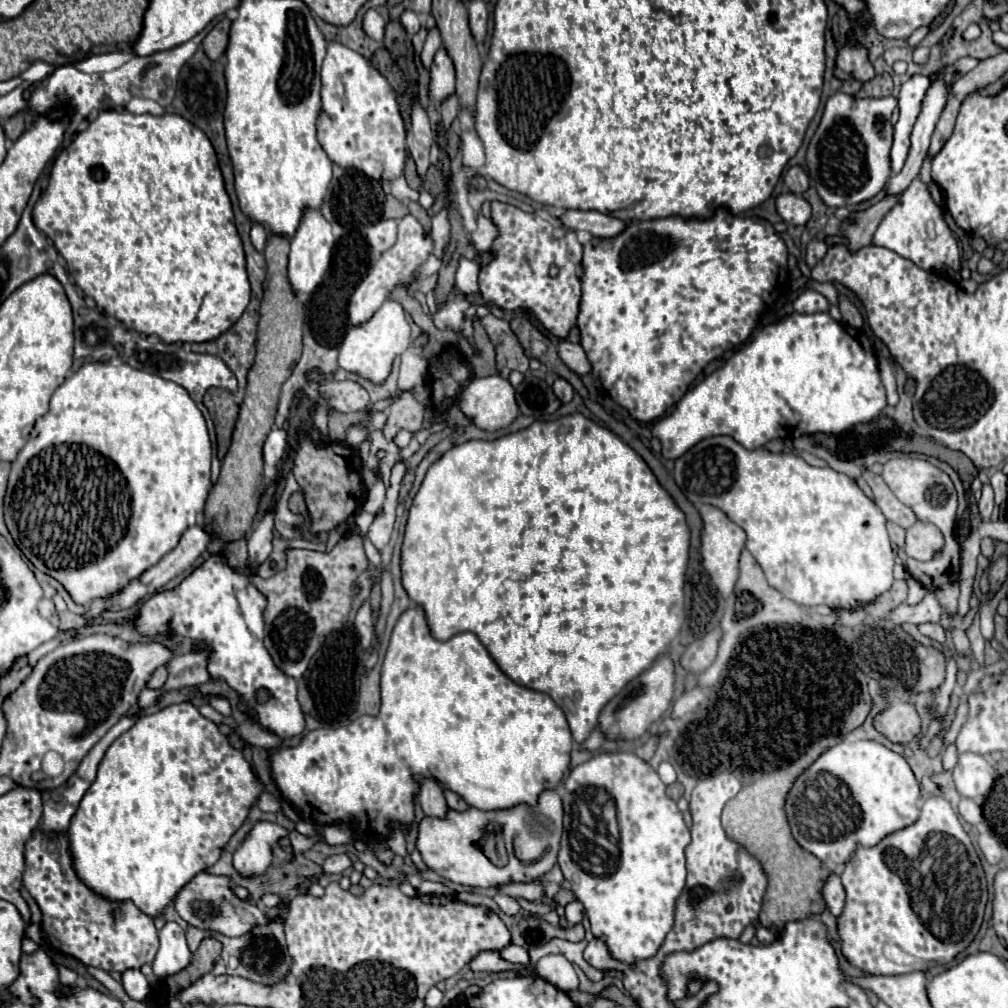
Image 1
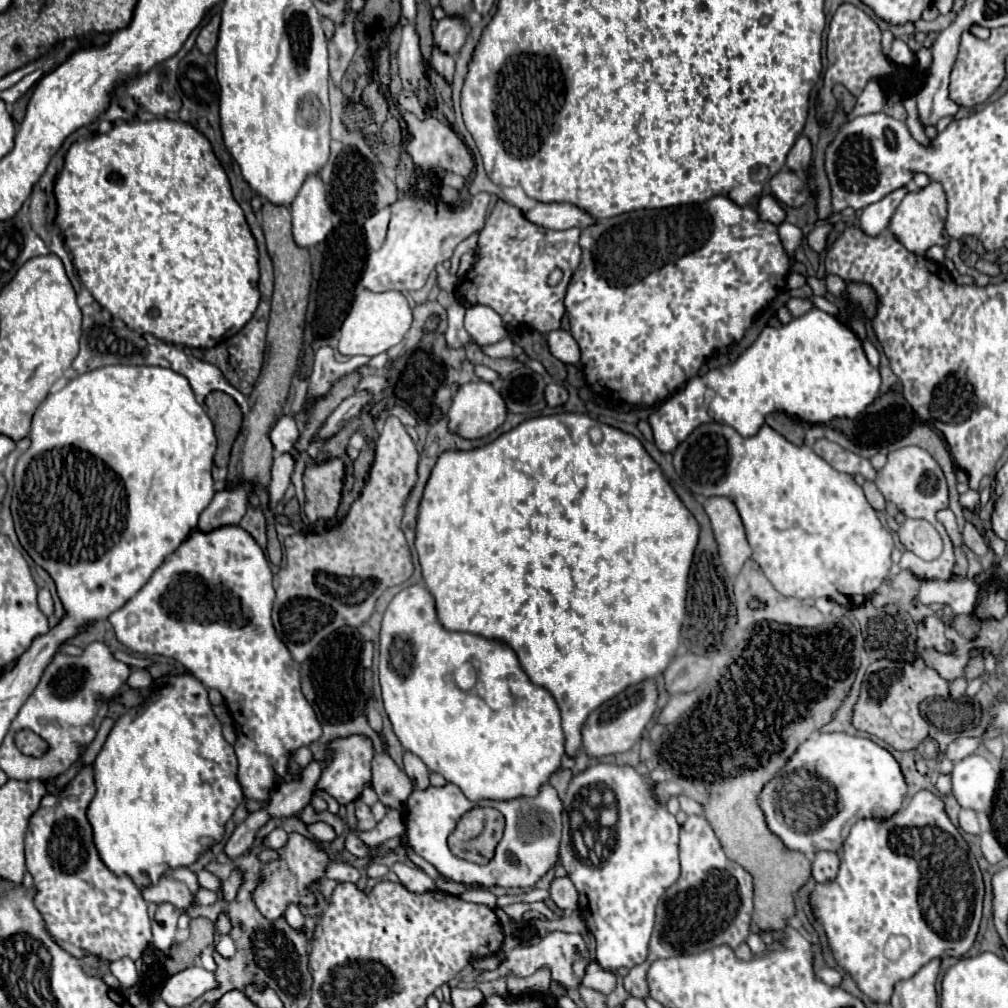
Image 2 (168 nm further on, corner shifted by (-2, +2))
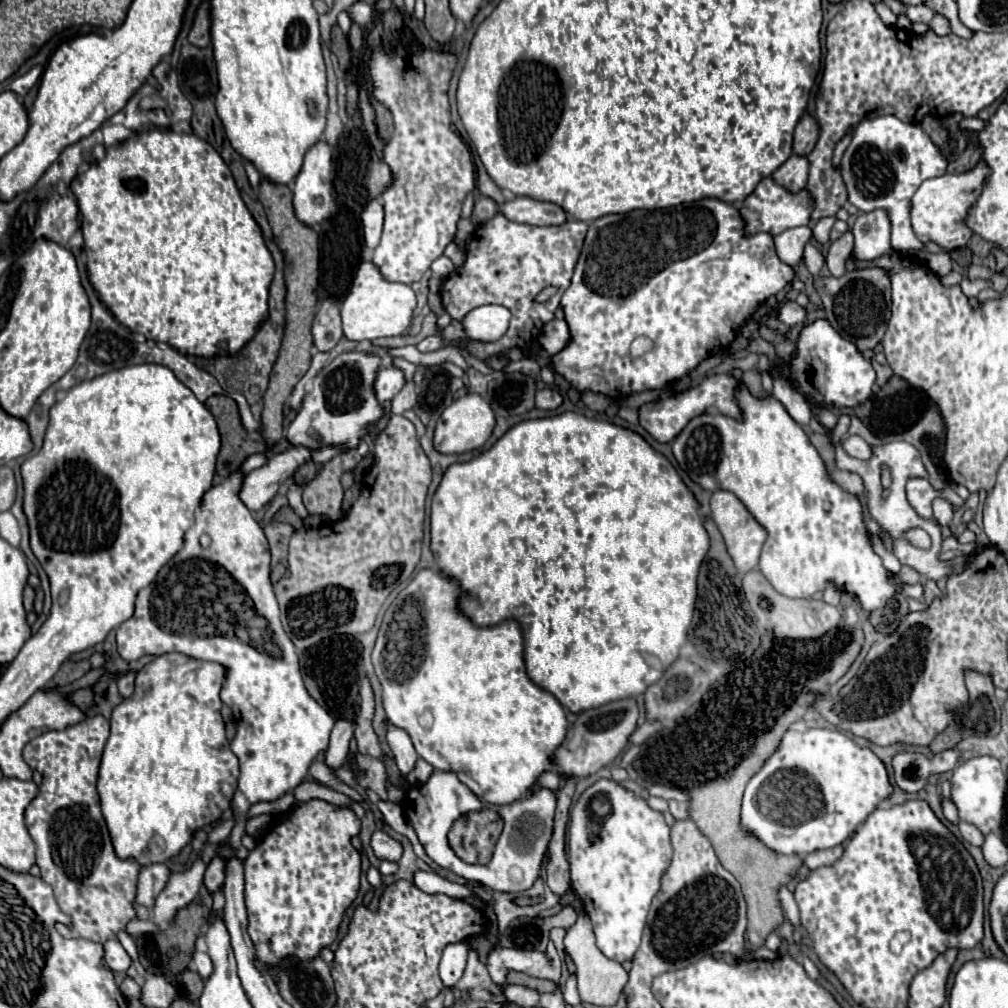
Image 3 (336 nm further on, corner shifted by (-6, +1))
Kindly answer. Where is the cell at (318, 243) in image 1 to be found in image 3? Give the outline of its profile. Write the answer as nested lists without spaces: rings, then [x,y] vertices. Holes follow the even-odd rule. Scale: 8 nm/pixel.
[[[318,141],[304,159],[302,171],[294,181],[294,213],[300,223],[308,227],[316,227],[324,223],[332,215],[332,153],[326,141]]]

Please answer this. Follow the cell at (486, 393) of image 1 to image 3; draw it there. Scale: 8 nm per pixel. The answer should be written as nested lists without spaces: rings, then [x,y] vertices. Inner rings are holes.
[[[466,393],[440,415],[434,431],[434,447],[442,453],[464,453],[464,451],[478,449],[488,441],[494,425],[496,425],[496,415],[490,403],[478,393]]]

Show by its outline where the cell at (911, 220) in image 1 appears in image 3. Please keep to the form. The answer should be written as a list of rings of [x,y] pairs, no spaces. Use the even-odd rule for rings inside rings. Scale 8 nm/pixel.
[[[978,163],[972,171],[966,171],[966,173],[926,179],[910,201],[910,217],[912,217],[912,227],[916,237],[922,243],[936,241],[940,247],[948,251],[964,247],[970,233],[964,223],[964,217],[970,209],[970,201],[976,201],[978,195],[982,193],[986,177],[988,177],[988,167],[984,163]]]

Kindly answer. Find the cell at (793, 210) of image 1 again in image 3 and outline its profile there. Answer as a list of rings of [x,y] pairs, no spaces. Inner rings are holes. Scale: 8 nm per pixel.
[[[790,155],[790,159],[782,167],[778,167],[778,171],[774,171],[772,179],[792,193],[802,191],[808,181],[808,159]]]

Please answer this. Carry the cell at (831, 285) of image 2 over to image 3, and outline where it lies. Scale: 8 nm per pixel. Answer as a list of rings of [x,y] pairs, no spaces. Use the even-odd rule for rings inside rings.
[[[850,231],[830,245],[830,251],[826,255],[826,265],[834,277],[842,277],[846,273],[844,261],[852,255],[852,249],[854,249],[854,237]]]

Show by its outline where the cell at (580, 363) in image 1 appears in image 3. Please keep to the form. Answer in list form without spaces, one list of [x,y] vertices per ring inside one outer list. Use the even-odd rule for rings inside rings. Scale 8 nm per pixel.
[[[552,319],[550,323],[546,323],[546,327],[542,329],[542,335],[540,335],[540,343],[546,353],[558,355],[570,343],[570,329],[568,329],[566,321]]]

